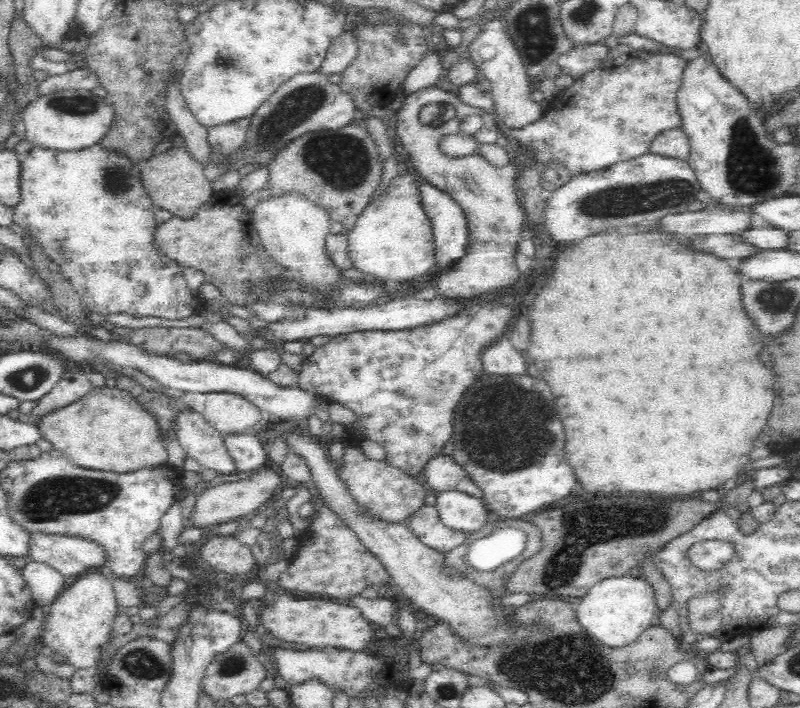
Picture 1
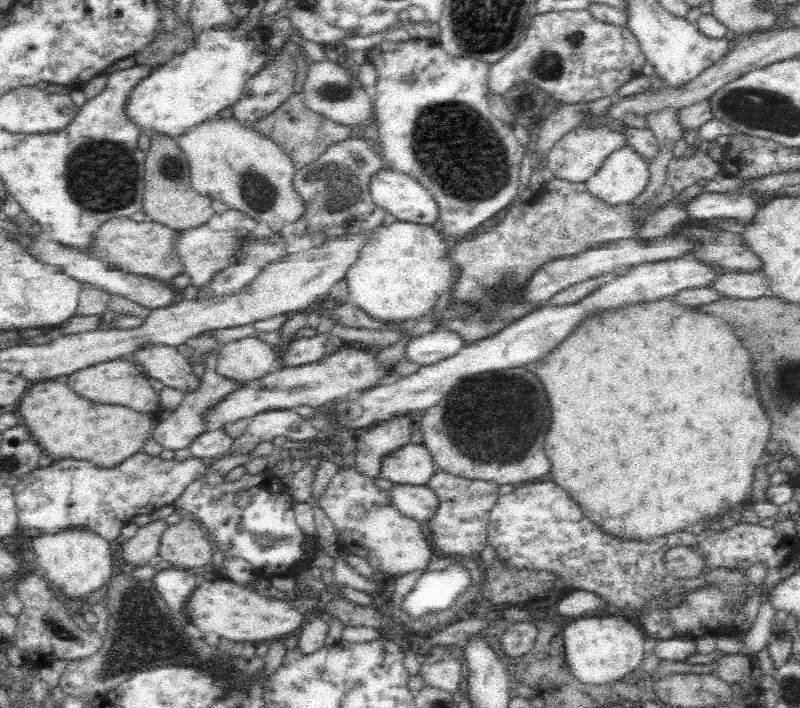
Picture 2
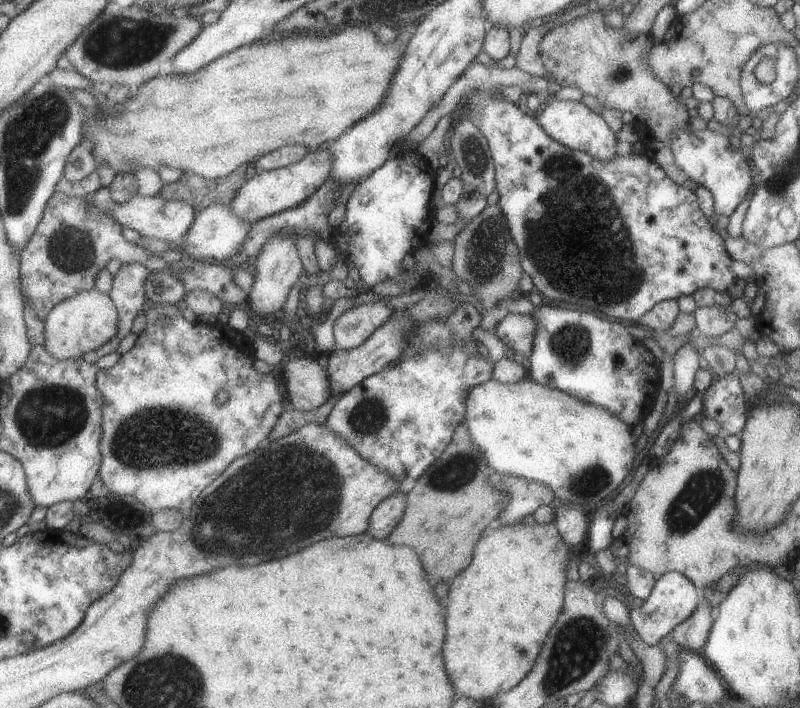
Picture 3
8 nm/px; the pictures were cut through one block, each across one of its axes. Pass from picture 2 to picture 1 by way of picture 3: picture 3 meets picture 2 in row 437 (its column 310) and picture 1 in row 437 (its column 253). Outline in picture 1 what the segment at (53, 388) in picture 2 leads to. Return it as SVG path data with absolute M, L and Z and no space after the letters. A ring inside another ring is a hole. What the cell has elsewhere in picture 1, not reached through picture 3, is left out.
M94 386L86 396L76 400L76 404L69 404L68 408L64 407L51 412L36 425L42 436L52 443L52 449L62 452L68 460L72 460L76 466L82 466L82 468L124 474L143 468L151 469L167 465L168 453L155 413L150 414L148 409L144 408L140 401L130 394L120 388Z

